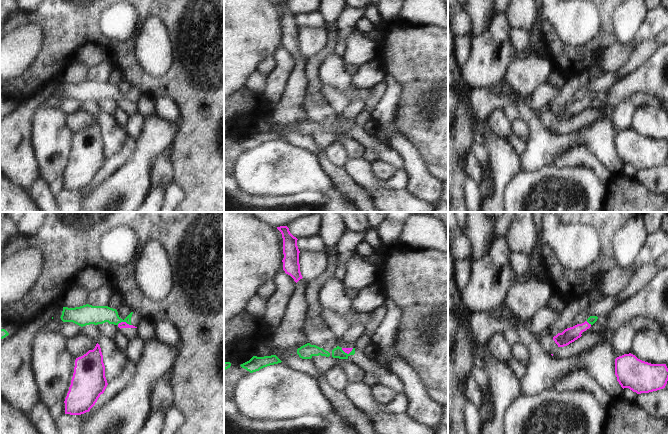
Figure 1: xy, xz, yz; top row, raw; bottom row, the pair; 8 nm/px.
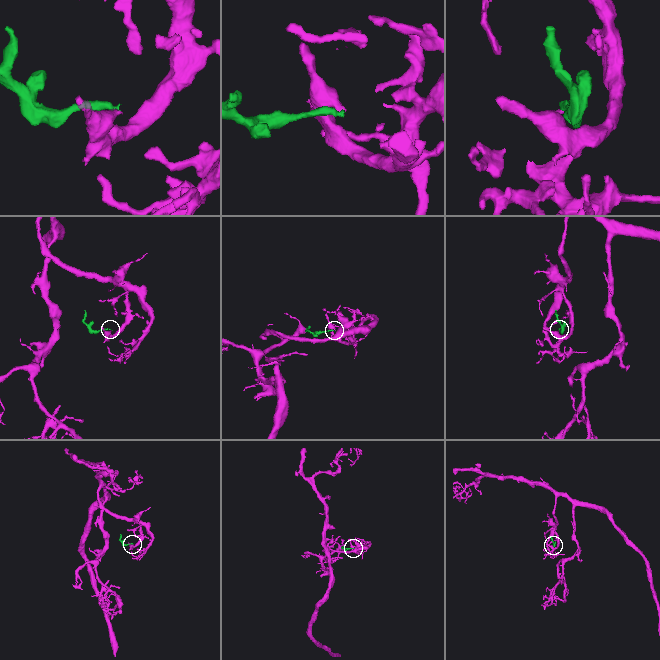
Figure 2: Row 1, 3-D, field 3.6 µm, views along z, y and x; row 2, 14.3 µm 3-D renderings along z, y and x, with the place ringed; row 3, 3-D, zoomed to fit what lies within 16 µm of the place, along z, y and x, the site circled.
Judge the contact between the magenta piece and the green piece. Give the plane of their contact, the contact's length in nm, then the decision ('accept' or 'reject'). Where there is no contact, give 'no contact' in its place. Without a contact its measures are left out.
xy | 120 nm | reject

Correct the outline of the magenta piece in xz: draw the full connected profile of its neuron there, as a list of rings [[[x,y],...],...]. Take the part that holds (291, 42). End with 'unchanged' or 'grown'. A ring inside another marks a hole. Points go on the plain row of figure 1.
[[[280,2],[277,5],[281,8],[283,14],[283,46],[297,59],[303,54],[300,48],[298,15],[290,9],[287,2]]] | unchanged

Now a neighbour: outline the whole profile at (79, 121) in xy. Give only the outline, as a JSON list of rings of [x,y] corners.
[[[81,110],[68,115],[69,126],[76,134],[83,132],[89,126],[93,126],[96,120],[97,116],[90,115]]]

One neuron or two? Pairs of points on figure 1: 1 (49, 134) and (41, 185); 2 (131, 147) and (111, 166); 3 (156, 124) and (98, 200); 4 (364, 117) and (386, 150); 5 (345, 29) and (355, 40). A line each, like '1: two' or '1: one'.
1: two
2: one
3: one
4: one
5: two

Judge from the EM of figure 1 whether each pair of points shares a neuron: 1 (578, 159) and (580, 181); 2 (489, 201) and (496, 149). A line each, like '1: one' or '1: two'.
1: two
2: one

